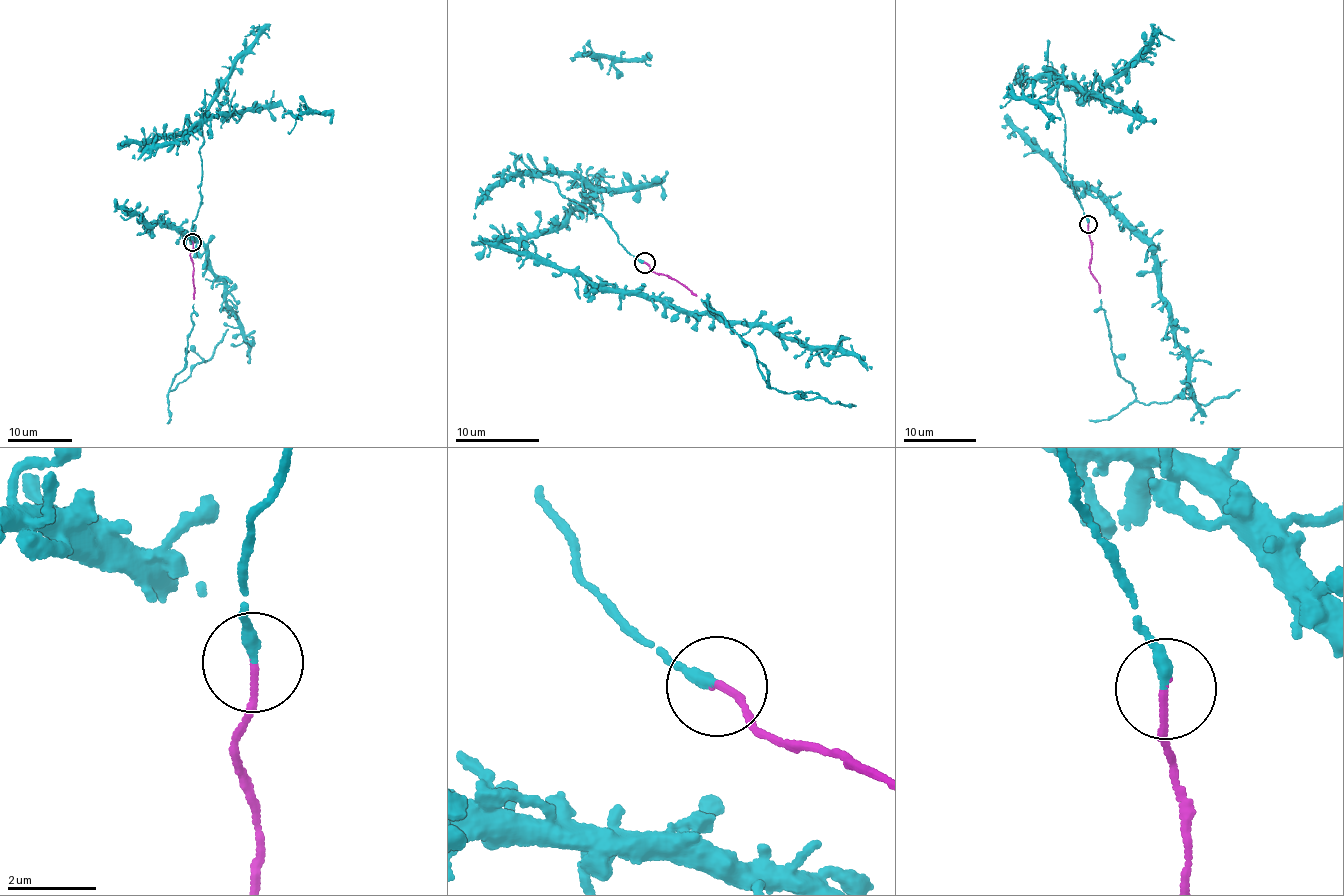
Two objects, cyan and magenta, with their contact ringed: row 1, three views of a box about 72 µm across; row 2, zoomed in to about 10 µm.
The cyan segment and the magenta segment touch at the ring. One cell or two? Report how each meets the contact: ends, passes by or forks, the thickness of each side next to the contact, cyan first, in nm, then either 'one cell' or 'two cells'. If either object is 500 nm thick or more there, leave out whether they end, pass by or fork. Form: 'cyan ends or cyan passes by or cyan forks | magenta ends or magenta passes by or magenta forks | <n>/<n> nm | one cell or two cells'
cyan ends | magenta ends | 280/140 nm | one cell

